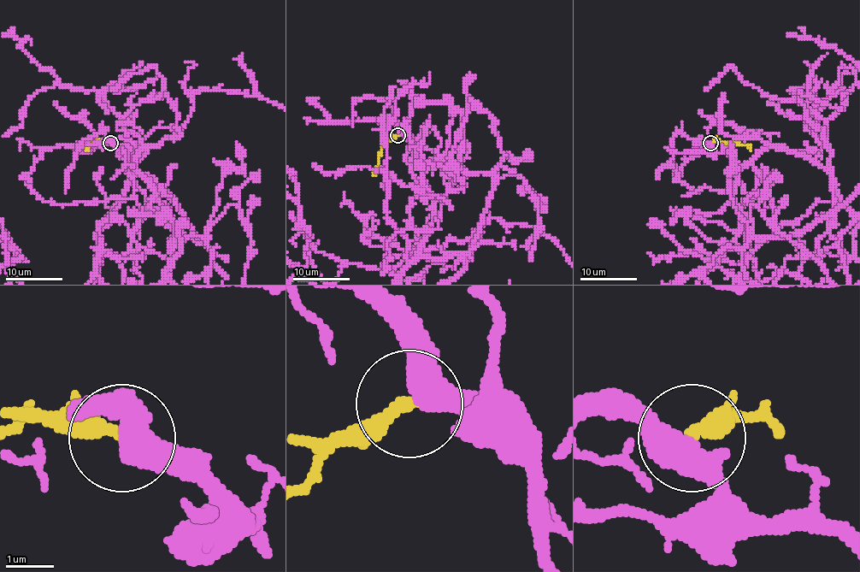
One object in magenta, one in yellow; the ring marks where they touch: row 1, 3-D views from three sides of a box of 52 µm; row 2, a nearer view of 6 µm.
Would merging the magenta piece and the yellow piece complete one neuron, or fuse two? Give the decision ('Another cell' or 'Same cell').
Same cell

